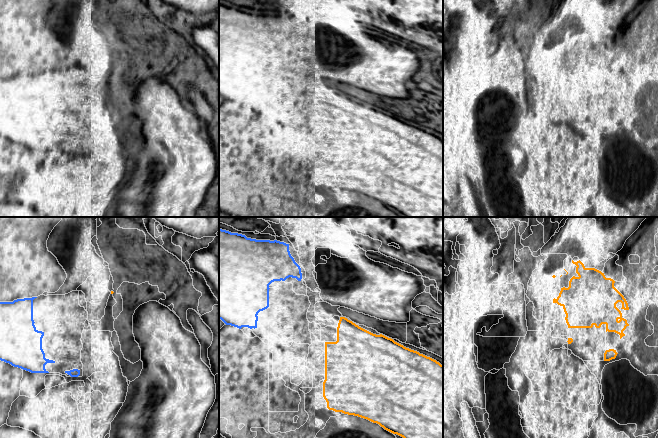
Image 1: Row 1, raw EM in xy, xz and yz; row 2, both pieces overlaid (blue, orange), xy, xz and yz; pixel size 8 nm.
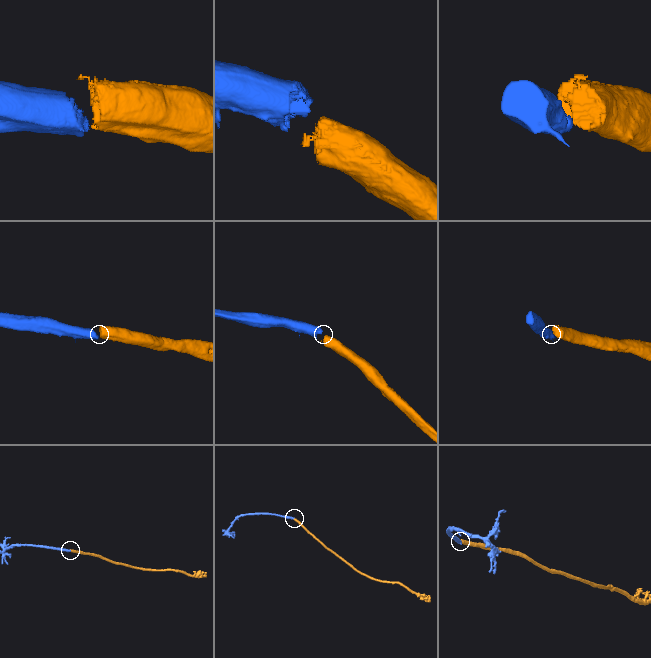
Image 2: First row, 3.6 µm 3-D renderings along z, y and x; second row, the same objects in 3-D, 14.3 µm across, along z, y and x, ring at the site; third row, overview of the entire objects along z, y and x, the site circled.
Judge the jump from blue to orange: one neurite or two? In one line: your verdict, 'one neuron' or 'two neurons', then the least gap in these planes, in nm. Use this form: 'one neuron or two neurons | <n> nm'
one neuron | 440 nm

